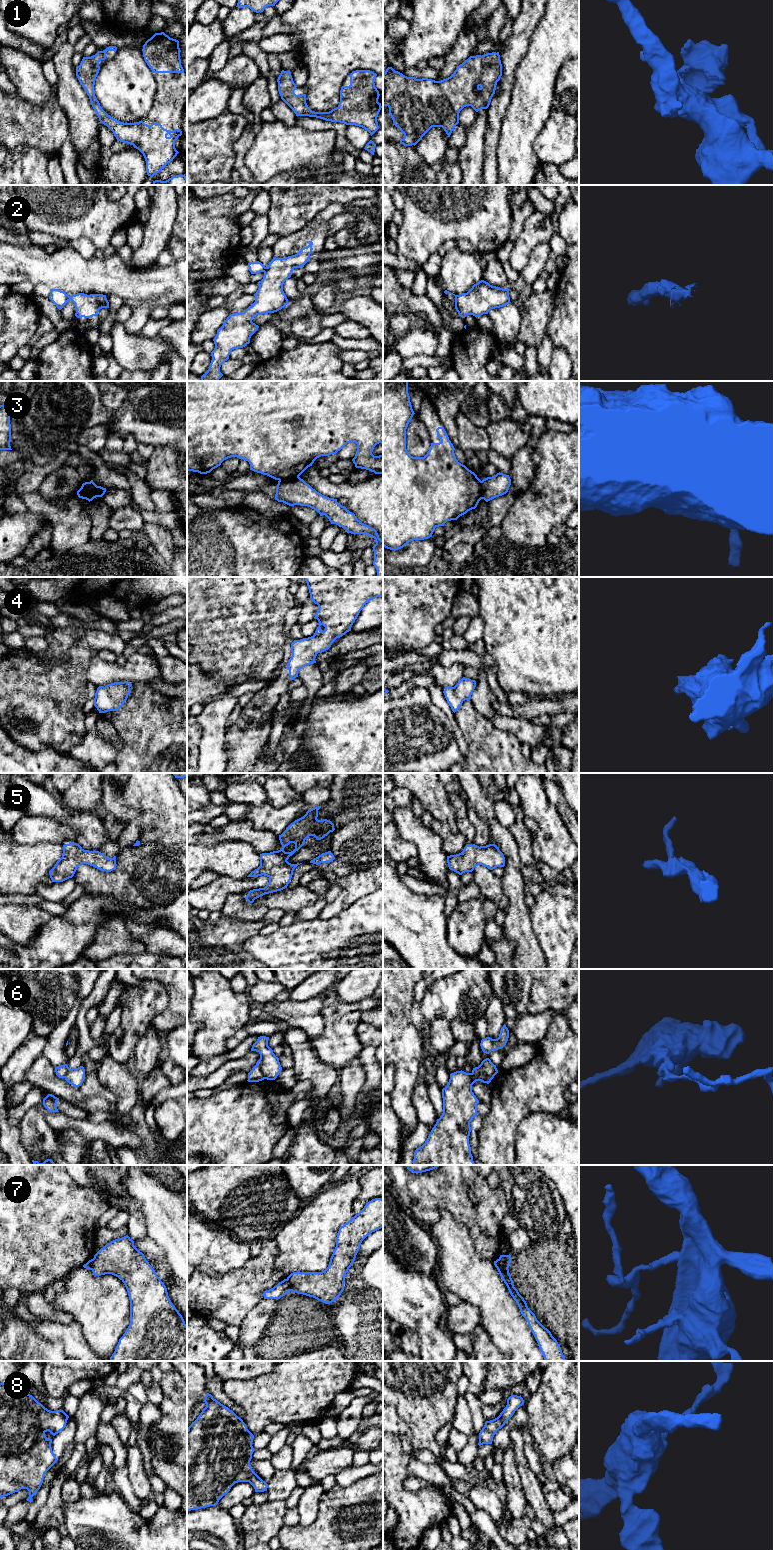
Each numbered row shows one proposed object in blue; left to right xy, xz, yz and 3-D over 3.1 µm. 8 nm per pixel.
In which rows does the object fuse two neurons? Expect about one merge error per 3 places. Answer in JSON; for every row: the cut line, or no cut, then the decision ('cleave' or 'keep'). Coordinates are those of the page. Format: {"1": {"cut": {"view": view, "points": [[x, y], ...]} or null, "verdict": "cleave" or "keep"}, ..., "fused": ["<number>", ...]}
{"1": {"cut": null, "verdict": "keep"}, "2": {"cut": null, "verdict": "keep"}, "3": {"cut": {"view": "xz", "points": [[298, 476], [292, 479], [279, 480]]}, "verdict": "cleave"}, "4": {"cut": null, "verdict": "keep"}, "5": {"cut": null, "verdict": "keep"}, "6": {"cut": {"view": "xz", "points": [[260, 1058], [262, 1073], [265, 1078]]}, "verdict": "cleave"}, "7": {"cut": {"view": "yz", "points": [[497, 1259], [500, 1267], [507, 1269]]}, "verdict": "cleave"}, "8": {"cut": null, "verdict": "keep"}, "fused": ["3", "6", "7"]}

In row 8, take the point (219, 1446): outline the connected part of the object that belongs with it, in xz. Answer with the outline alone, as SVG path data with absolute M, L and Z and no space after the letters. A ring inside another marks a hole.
M209 1393L203 1402L206 1407L187 1429L187 1511L217 1505L238 1482L249 1482L255 1492L268 1488L250 1465L254 1435L243 1420Z

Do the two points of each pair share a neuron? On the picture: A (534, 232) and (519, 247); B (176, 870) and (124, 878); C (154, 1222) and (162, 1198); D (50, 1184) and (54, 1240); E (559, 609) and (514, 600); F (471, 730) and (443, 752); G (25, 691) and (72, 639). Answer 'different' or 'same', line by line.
A: same
B: same
C: same
D: same
E: same
F: different
G: same

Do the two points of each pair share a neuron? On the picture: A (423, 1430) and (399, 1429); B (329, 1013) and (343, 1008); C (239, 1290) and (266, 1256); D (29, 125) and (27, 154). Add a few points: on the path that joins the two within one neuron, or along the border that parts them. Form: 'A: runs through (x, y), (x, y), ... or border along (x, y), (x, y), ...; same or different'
A: border along (396, 1410), (411, 1430), (412, 1452); different
B: runs through (332, 1011), (340, 1008); same
C: runs through (248, 1285), (258, 1274), (259, 1268), (262, 1265); same
D: border along (10, 148), (29, 145), (48, 156); different

